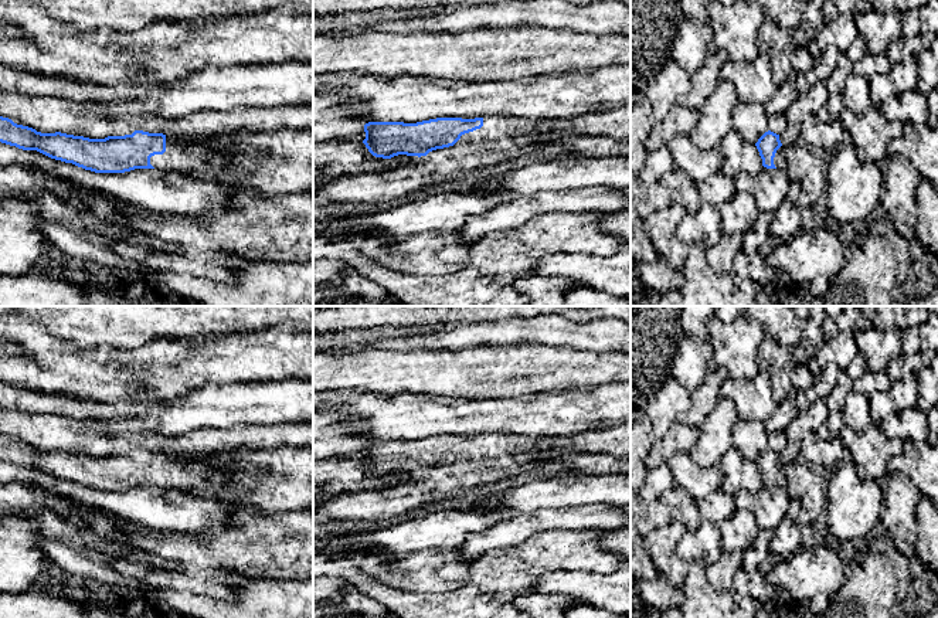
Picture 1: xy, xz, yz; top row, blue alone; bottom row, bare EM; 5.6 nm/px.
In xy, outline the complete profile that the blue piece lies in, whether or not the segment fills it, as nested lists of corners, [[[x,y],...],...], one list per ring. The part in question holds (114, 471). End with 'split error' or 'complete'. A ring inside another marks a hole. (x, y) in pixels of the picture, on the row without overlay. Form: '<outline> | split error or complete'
[[[0,434],[0,459],[23,468],[37,468],[51,476],[72,481],[95,490],[125,490],[135,486],[181,489],[196,495],[215,493],[220,499],[241,506],[252,506],[259,513],[307,510],[313,506],[313,448],[279,446],[275,449],[230,449],[203,455],[207,461],[217,455],[222,466],[214,468],[193,461],[184,454],[135,448],[132,452],[89,456],[61,449],[41,451]]] | split error

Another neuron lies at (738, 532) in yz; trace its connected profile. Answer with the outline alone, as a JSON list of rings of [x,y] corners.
[[[735,509],[734,515],[717,524],[723,551],[745,550],[755,540],[759,527],[748,510]]]

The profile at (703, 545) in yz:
[[[703,520],[696,532],[682,537],[676,550],[687,561],[700,560],[706,566],[717,561],[723,551],[718,526]]]

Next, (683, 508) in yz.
[[[674,485],[662,495],[660,500],[669,509],[672,520],[683,523],[689,533],[696,532],[701,524],[703,519],[697,506],[699,502],[683,488]]]

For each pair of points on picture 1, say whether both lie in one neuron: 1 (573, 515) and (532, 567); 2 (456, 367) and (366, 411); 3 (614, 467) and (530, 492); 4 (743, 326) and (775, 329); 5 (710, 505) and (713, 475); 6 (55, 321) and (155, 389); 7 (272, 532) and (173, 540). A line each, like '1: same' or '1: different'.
1: different
2: different
3: different
4: different
5: different
6: different
7: same

